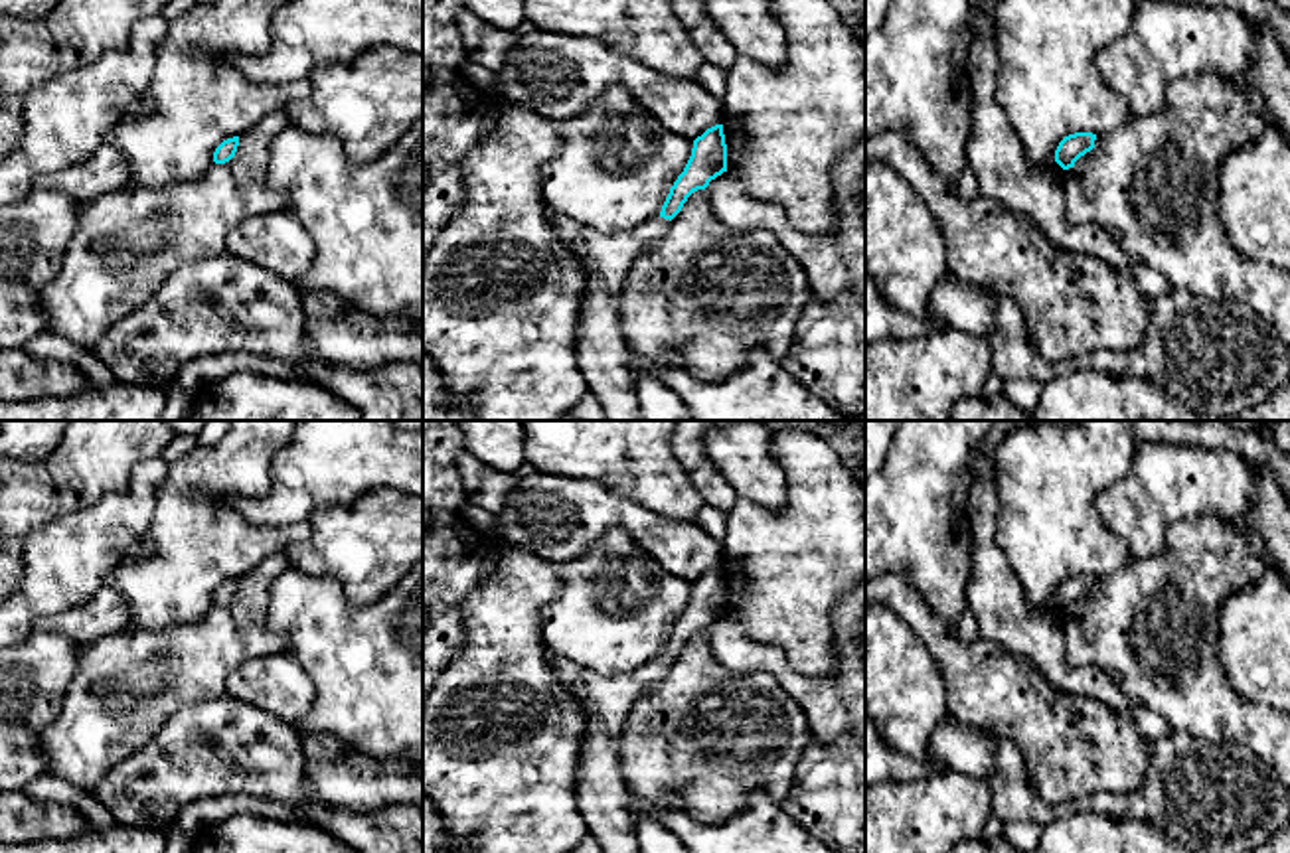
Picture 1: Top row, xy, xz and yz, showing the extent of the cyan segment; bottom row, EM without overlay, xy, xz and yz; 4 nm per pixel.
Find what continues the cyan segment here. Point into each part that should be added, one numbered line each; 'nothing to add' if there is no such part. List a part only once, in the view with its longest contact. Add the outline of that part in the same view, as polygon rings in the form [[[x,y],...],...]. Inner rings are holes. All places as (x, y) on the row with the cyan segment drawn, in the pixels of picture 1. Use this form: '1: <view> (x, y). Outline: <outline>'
1: xz (603, 354). Outline: [[[547,201],[543,215],[585,269],[585,292],[577,324],[577,365],[589,391],[601,401],[605,421],[640,421],[638,375],[628,369],[634,351],[620,330],[620,296],[630,265],[672,221],[652,221],[606,235],[587,227]]]

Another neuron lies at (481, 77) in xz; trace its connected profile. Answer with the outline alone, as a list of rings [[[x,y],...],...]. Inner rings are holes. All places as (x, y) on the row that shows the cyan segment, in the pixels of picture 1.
[[[468,59],[458,67],[458,75],[484,95],[496,85],[496,71]]]

